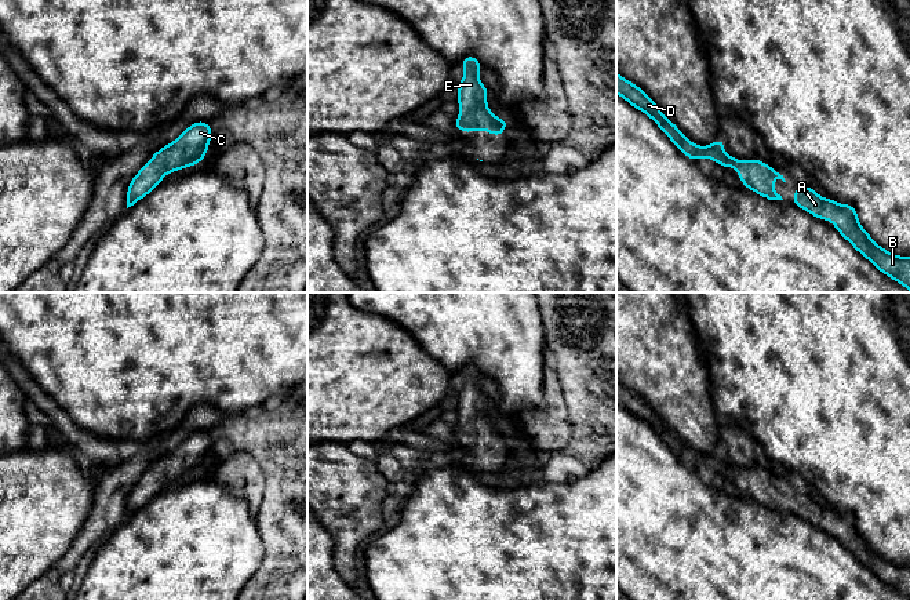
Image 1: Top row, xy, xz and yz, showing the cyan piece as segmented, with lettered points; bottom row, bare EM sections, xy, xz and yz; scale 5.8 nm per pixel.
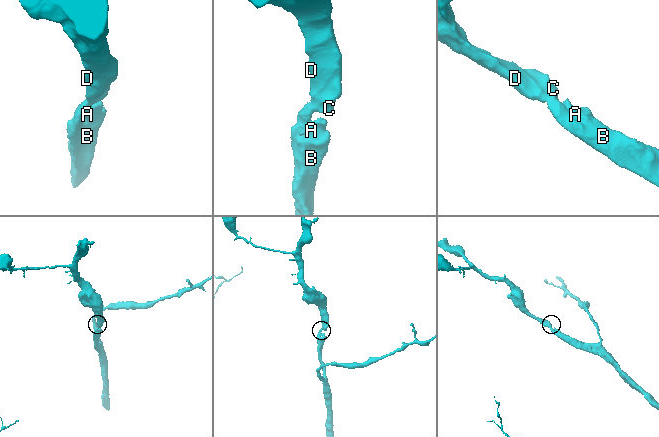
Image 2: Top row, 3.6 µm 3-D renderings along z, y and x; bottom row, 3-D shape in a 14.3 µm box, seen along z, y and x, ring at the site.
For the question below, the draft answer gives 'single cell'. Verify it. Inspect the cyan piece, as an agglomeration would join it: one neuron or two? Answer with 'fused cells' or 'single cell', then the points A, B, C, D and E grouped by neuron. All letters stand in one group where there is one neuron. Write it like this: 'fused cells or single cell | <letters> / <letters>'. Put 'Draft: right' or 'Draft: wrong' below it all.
single cell | A B C D E
Draft: right

